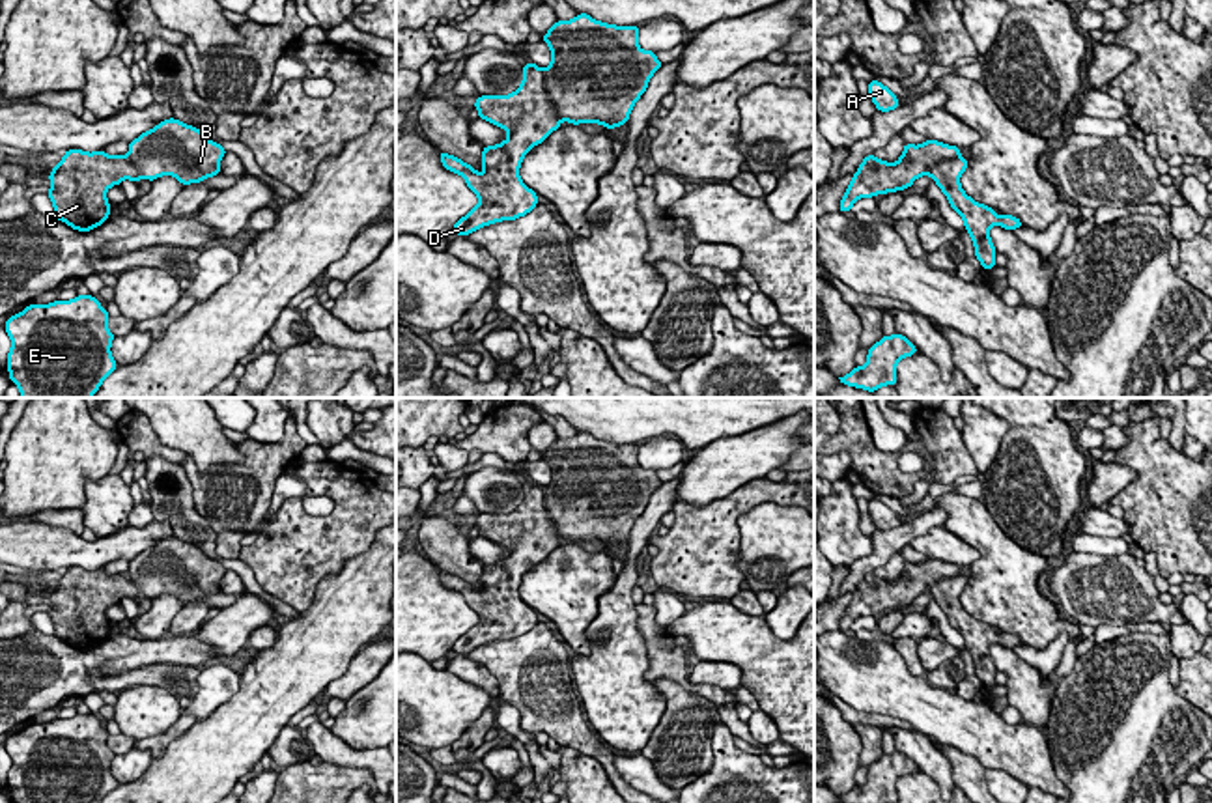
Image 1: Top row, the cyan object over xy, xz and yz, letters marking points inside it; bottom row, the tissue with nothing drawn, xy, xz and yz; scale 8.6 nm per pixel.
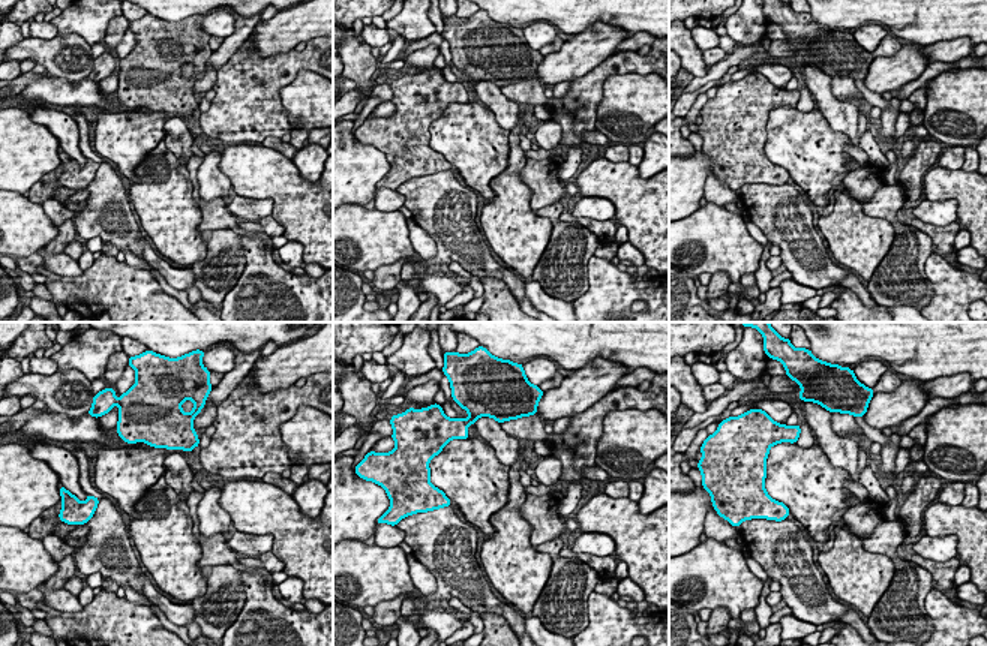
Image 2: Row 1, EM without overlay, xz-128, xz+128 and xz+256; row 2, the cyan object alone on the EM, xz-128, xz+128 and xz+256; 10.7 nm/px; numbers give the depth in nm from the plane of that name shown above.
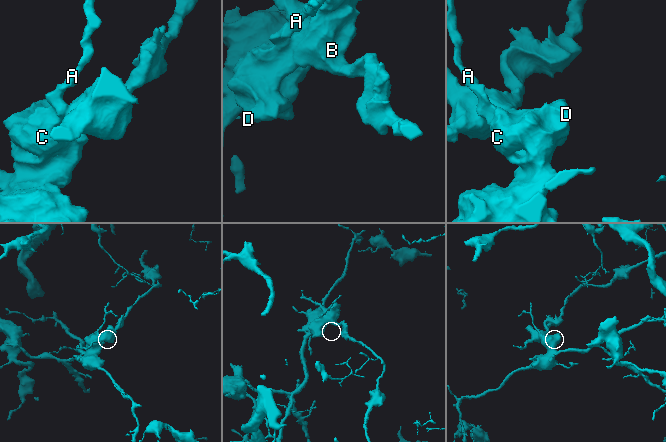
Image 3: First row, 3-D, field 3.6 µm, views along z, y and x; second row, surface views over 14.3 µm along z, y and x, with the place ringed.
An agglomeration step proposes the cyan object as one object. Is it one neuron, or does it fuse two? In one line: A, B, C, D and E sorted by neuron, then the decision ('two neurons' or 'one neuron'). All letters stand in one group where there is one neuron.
A C D E / B | two neurons

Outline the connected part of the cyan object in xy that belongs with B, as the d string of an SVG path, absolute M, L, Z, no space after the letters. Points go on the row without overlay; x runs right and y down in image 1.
M170 536L129 560L127 577L142 598L172 594L185 605L220 594L218 583L226 571L200 547Z

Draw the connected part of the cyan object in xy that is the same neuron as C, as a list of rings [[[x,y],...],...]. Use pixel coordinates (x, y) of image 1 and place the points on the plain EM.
[[[67,568],[49,598],[52,605],[47,614],[54,624],[54,637],[73,648],[90,650],[110,635],[106,609],[123,598],[138,601],[140,590],[121,573]]]

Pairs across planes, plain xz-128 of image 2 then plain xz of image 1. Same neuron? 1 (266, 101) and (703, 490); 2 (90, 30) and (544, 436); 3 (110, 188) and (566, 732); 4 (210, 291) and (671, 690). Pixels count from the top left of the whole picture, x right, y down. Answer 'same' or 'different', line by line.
1: different
2: different
3: same
4: same

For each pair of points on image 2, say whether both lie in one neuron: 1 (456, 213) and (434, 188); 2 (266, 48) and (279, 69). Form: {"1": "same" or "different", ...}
{"1": "same", "2": "different"}

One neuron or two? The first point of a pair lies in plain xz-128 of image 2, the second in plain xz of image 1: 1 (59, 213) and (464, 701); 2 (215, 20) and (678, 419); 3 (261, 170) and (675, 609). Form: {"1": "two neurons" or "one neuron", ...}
{"1": "two neurons", "2": "two neurons", "3": "two neurons"}

